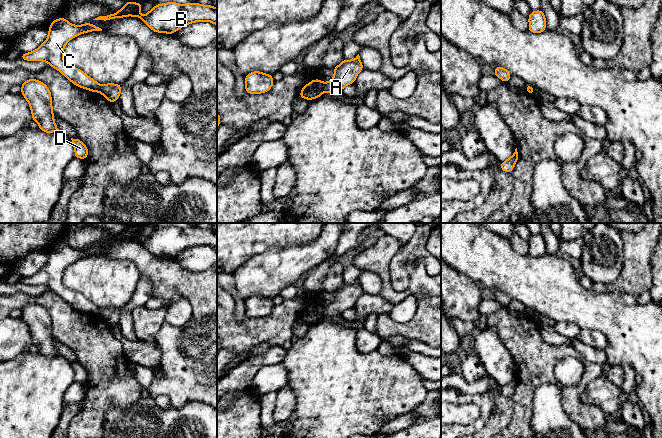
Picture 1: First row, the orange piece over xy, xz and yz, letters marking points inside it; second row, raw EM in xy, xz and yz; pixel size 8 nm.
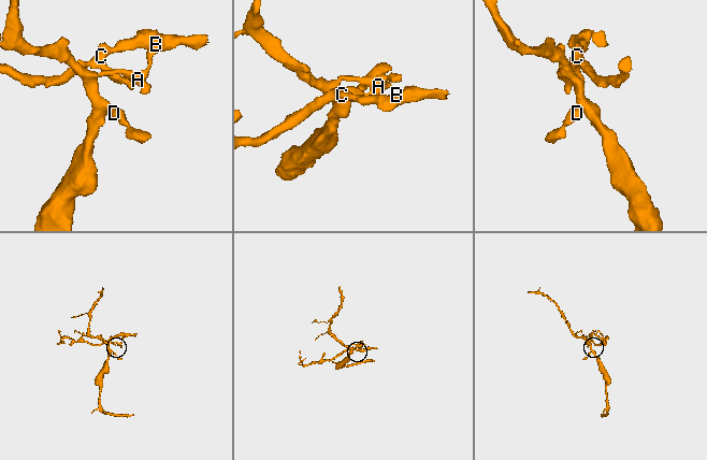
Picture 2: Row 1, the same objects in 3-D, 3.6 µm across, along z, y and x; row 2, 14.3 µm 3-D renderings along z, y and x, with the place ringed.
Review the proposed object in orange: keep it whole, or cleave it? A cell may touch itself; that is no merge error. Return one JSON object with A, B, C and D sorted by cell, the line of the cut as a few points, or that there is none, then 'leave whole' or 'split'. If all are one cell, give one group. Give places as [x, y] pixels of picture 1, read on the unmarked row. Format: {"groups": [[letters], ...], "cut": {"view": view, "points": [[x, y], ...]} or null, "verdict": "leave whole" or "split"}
{"groups": [["A", "D"], ["B", "C"]], "cut": {"view": "xz", "points": [[324, 307], [323, 314]]}, "verdict": "split"}

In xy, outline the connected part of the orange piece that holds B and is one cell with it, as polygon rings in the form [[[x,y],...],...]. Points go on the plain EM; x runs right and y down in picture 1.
[[[127,225],[116,238],[99,240],[93,244],[113,244],[126,240],[141,243],[152,255],[173,258],[187,248],[208,245],[217,249],[217,232],[212,229],[168,226],[155,229],[145,240],[140,240],[142,227]]]

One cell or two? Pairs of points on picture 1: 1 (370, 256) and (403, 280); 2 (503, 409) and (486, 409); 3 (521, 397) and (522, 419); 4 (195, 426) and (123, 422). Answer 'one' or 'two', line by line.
1: two
2: two
3: one
4: one

